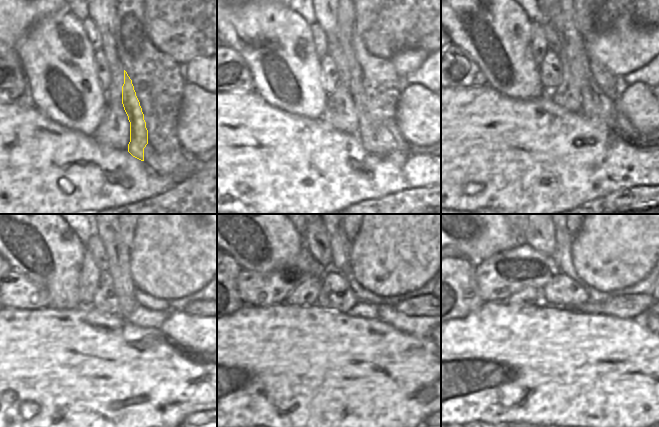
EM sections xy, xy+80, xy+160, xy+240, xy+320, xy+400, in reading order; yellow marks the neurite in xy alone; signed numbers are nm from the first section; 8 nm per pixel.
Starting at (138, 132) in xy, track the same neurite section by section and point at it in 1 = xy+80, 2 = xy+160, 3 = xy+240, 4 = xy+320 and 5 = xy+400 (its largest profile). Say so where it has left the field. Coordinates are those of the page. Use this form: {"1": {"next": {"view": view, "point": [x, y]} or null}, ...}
{"1": {"next": {"view": "xy+80", "point": [333, 50]}}, "2": {"next": {"view": "xy+160", "point": [552, 36]}}, "3": {"next": {"view": "xy+240", "point": [94, 245]}}, "4": {"next": {"view": "xy+320", "point": [316, 240]}}, "5": {"next": {"view": "xy+400", "point": [540, 234]}}}

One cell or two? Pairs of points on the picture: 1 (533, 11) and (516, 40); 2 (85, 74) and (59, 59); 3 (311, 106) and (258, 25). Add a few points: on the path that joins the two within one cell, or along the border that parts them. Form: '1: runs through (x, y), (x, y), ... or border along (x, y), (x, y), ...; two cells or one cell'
1: border along (523, 10), (530, 21); two cells
2: runs through (79, 74), (74, 74), (65, 65); one cell
3: runs through (301, 84), (285, 58), (285, 46), (280, 38); one cell

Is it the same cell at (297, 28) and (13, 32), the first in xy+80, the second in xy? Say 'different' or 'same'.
different

